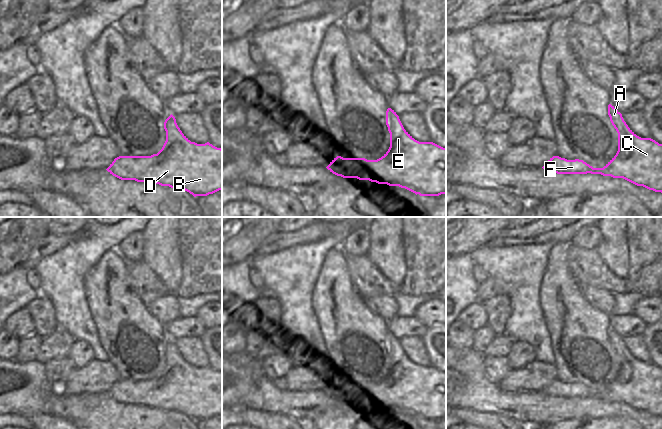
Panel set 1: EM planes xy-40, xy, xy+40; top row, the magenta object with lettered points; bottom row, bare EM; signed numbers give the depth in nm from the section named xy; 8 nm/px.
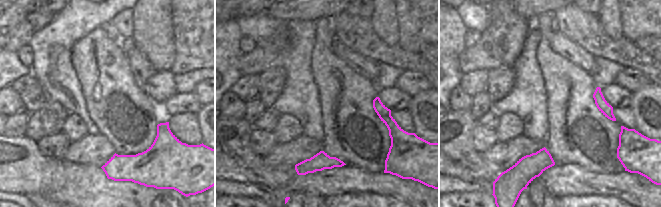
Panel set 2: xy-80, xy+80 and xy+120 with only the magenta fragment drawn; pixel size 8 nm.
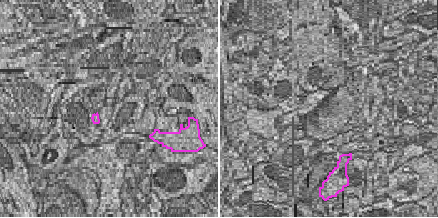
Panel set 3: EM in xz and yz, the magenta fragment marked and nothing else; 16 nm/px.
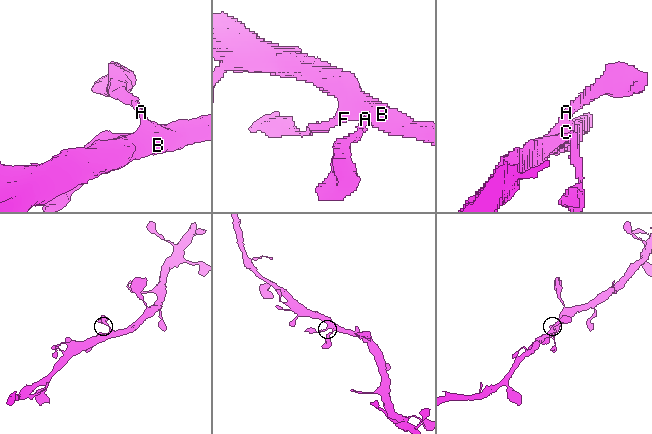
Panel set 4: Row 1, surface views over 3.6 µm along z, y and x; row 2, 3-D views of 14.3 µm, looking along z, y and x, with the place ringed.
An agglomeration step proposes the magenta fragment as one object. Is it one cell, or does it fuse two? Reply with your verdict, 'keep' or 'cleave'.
keep

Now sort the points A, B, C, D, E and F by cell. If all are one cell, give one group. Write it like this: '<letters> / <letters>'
A B C D E F

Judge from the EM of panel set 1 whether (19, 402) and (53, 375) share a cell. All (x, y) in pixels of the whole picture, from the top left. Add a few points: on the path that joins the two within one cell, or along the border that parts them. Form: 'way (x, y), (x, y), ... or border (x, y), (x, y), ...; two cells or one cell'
border (43, 364), (45, 377), (53, 385), (59, 386); two cells

